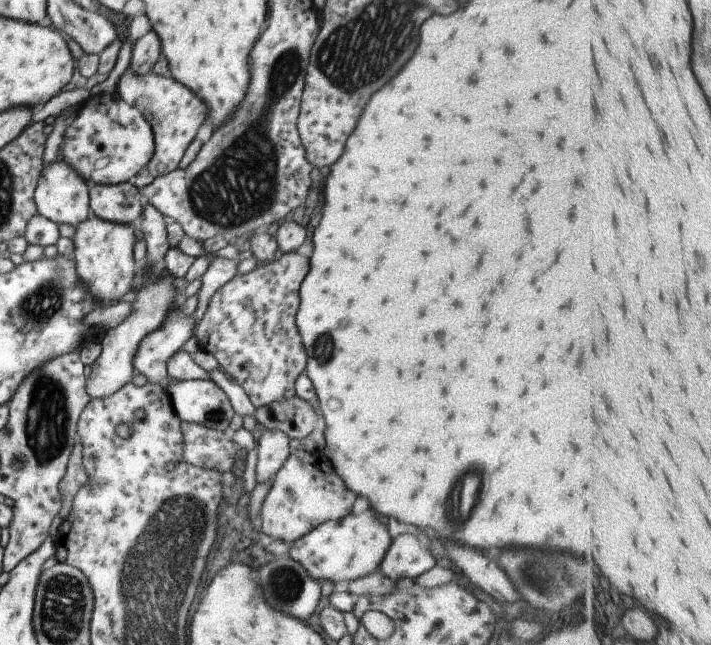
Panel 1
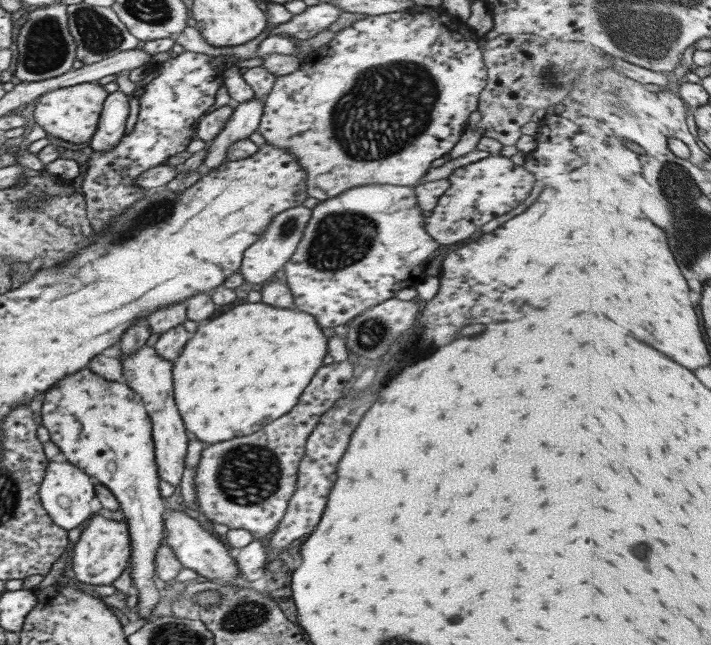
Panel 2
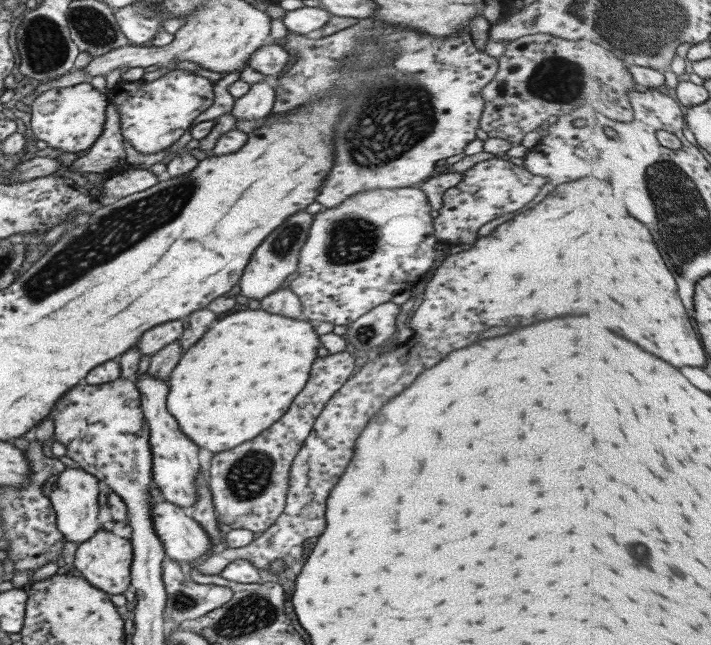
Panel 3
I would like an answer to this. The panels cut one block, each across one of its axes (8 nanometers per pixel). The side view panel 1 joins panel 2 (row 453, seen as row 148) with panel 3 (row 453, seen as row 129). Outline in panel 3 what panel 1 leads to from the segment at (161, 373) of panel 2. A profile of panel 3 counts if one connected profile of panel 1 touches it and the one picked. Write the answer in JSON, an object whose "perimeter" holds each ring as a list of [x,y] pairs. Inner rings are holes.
{"perimeter":[[[147,372],[134,378],[135,386],[139,391],[140,407],[149,430],[149,450],[151,450],[151,481],[163,500],[187,510],[197,501],[195,476],[201,470],[197,459],[198,446],[189,442],[180,432],[175,418],[167,412],[167,384],[165,380],[151,378]]]}

